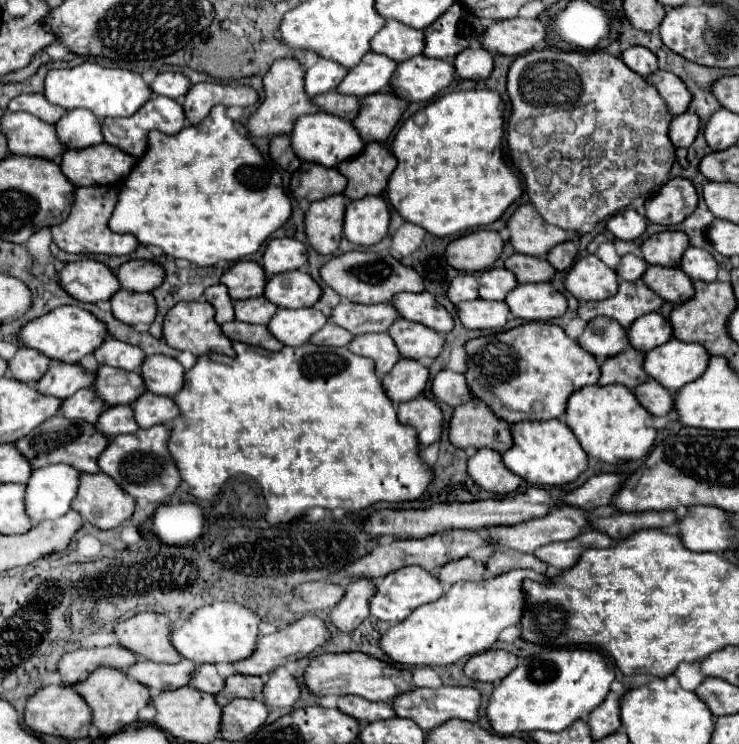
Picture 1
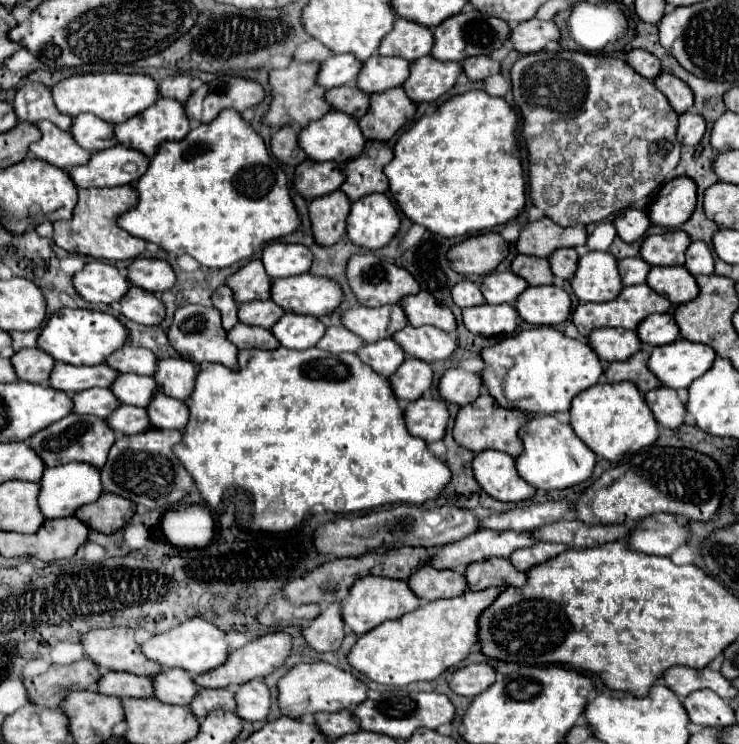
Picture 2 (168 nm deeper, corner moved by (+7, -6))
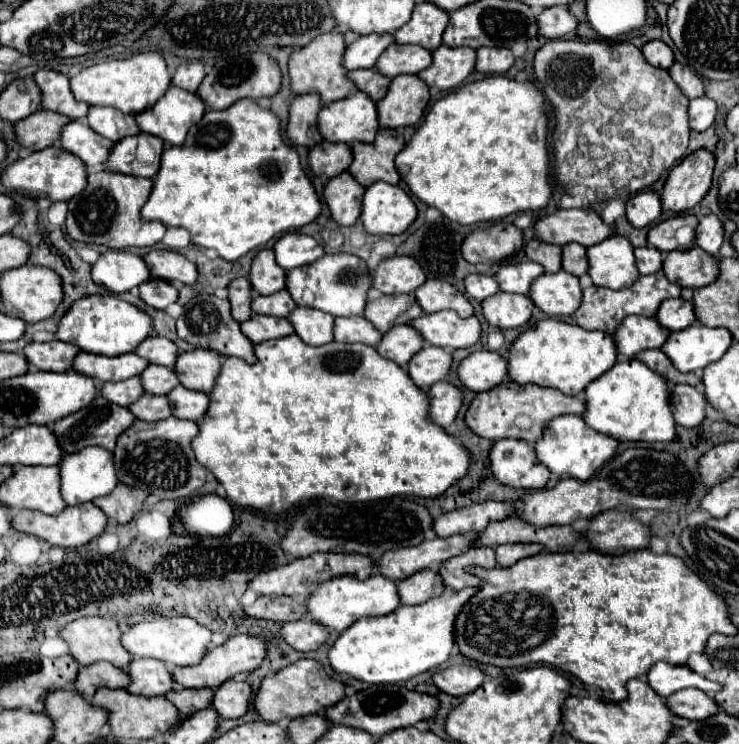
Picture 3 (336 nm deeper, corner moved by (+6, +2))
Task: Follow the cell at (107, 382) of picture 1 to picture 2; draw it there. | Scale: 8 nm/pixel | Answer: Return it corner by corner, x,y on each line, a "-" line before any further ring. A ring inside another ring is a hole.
117,374
115,382
111,384
111,392
123,404
147,406
151,402
151,398
157,394
157,384
155,384
153,376

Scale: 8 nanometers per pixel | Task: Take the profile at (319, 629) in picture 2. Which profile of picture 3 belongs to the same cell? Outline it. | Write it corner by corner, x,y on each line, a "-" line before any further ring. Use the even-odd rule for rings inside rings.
298,620
298,622
286,622
280,628
282,640
292,646
298,652
310,652
320,648
328,640
328,628
312,622
312,620

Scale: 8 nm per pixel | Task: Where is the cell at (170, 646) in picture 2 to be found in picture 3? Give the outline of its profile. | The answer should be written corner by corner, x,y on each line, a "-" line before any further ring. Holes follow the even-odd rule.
176,616
176,618
158,618
134,624
128,632
122,634
122,646
134,658
156,658
162,660
166,666
192,666
202,660
204,652
208,650
210,638
212,632
200,626
196,620
188,616

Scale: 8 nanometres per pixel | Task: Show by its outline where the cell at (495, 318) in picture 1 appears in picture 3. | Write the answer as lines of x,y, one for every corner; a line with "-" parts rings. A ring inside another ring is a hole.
498,292
482,302
484,318
498,328
520,328
524,326
532,312
534,302
528,296
518,296
510,292

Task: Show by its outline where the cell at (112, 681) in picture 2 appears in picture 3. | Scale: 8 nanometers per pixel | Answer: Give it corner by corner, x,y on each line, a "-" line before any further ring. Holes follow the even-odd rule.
96,662
90,666
80,666
78,678
74,678
74,688
90,700
98,688
126,688
128,676
124,670
110,666
108,662

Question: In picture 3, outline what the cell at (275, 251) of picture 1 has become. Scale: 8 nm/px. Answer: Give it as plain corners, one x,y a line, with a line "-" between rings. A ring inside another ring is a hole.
302,232
284,234
274,244
274,252
276,252
276,262
284,270
308,266
316,262
320,256
324,256
324,248
318,244
318,240

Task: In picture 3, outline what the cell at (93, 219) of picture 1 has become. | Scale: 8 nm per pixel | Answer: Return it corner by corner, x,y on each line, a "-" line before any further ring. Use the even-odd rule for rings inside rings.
108,170
90,174
88,186
68,202
66,232
74,240
88,244
104,244
114,250
124,250
132,246
154,246
162,240
166,226
162,226
160,222
142,222
140,210
150,196
150,188
150,178
136,178

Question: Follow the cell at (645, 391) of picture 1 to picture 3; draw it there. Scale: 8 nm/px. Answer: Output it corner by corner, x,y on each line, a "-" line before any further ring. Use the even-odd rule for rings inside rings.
678,384
672,390
672,414
680,426
692,428
704,420
706,396
688,384

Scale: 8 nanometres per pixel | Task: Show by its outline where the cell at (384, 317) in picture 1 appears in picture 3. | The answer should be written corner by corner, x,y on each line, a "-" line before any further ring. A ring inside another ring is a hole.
371,288
364,316
378,326
380,332
388,332
394,324
408,324
410,320
422,316
422,308
418,306
414,294
390,296

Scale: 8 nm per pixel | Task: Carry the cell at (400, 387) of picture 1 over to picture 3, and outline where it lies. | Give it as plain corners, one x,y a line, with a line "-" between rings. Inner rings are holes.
426,344
414,358
410,360
408,374
420,388
430,388
438,380
444,380
452,366
452,354
444,348

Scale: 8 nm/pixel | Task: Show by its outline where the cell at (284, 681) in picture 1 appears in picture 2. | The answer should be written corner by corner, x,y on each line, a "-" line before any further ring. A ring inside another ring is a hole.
261,678
249,680
235,690
237,698
237,716
243,720
265,720
271,710
271,692

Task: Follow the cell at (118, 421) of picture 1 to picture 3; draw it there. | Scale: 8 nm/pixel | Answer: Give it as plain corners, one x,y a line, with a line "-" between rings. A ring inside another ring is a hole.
144,394
128,408
134,412
136,418
146,422
156,422
172,416
172,402
168,400
168,396
158,396
158,394

